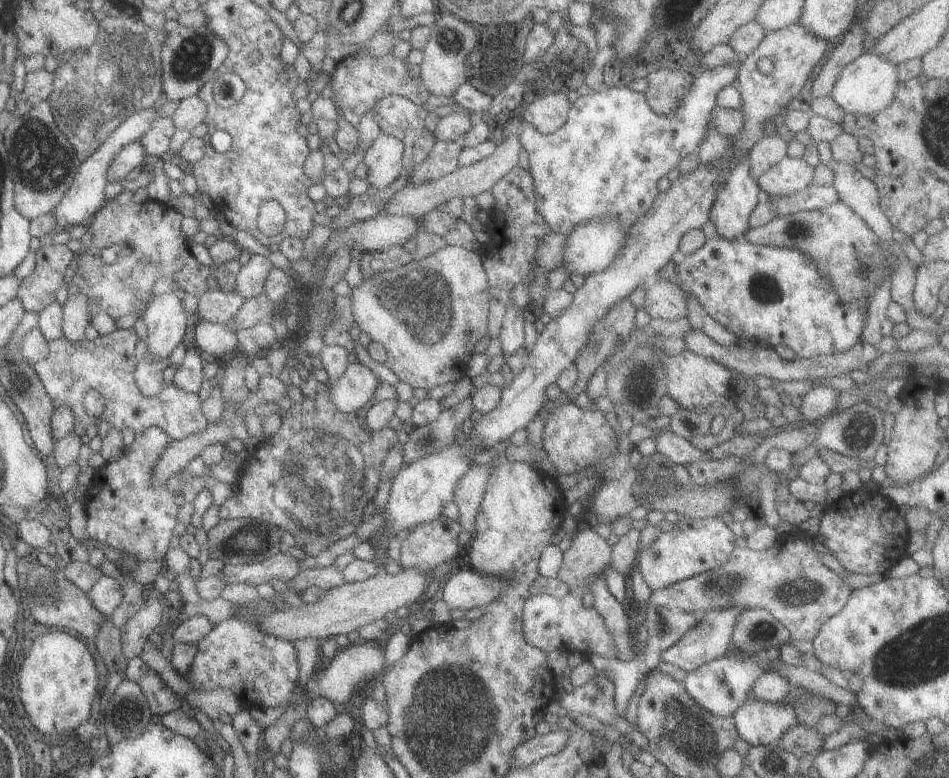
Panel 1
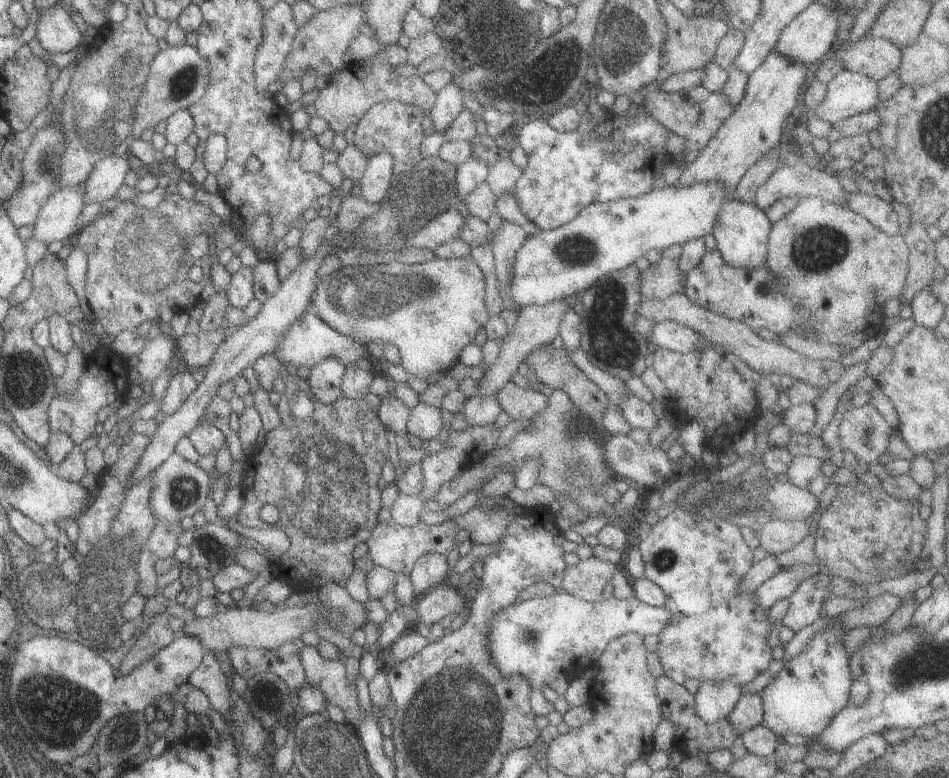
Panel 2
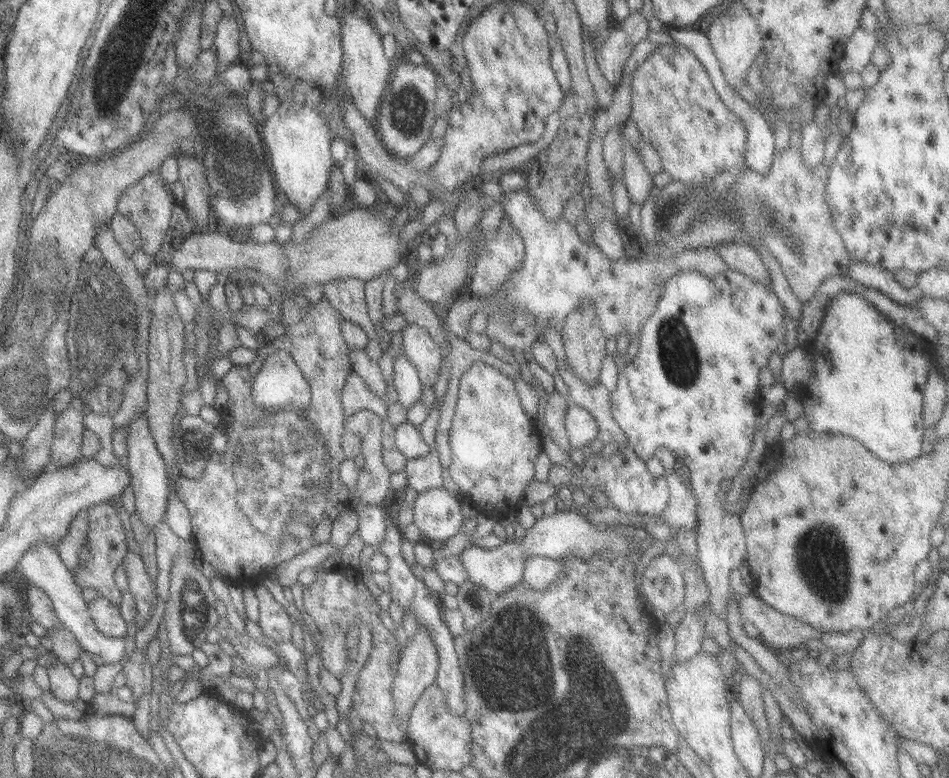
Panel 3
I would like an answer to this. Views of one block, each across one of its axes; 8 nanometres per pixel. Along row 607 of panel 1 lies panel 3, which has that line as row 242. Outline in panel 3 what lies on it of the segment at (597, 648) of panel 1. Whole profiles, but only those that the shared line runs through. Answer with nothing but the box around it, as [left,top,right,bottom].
[475,190,728,342]

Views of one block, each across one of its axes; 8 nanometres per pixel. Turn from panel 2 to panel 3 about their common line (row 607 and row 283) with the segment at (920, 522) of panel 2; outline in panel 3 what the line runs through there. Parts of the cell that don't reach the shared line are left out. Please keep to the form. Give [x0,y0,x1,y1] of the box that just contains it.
[711,240,769,288]

